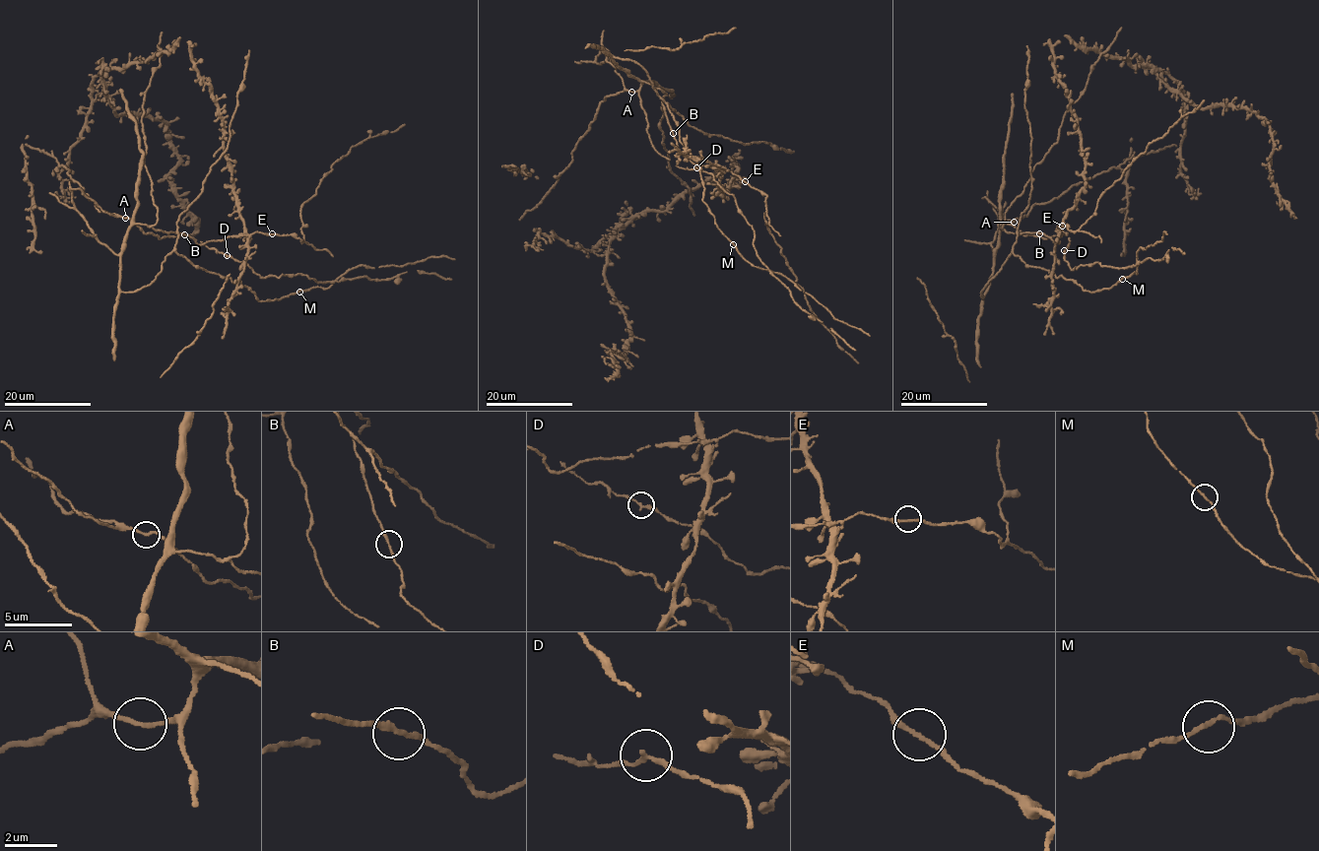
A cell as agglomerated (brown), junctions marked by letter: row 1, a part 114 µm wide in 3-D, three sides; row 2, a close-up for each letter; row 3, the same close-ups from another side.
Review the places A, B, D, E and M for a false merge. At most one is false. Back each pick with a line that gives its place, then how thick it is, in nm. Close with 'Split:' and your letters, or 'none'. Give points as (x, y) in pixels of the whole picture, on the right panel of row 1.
Split: none

